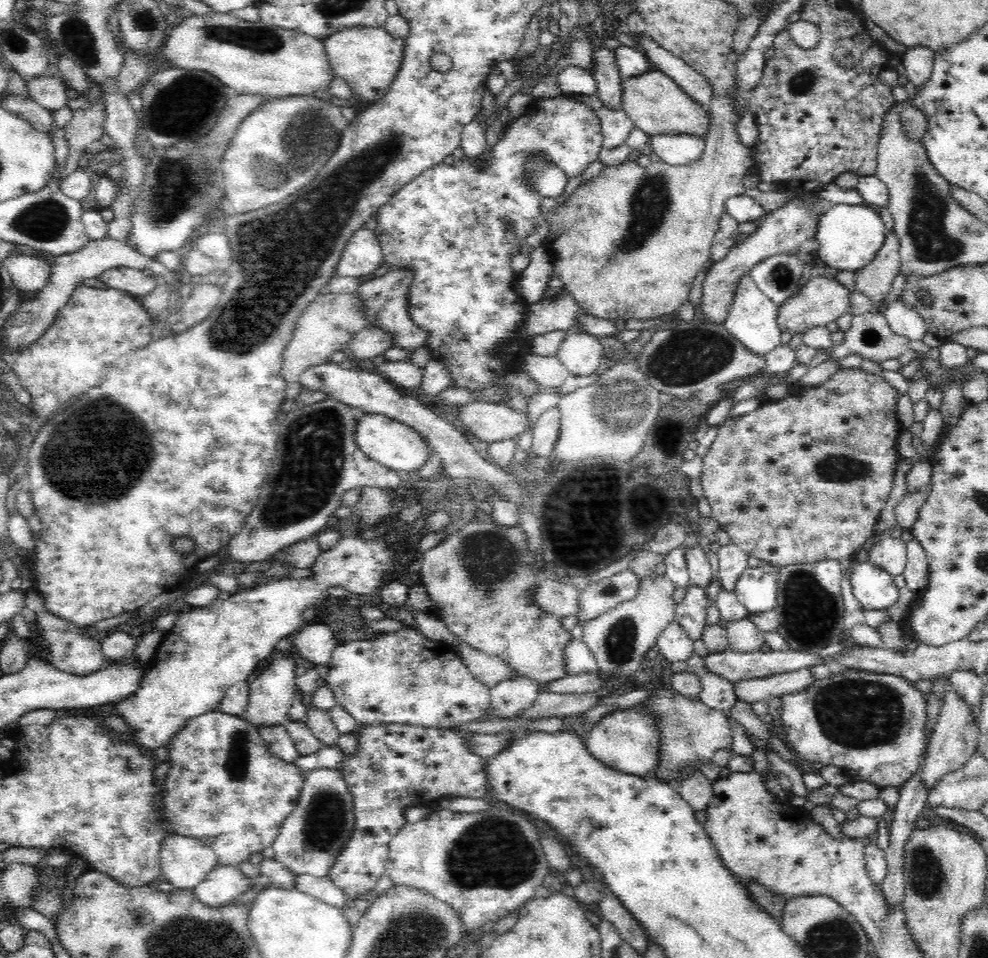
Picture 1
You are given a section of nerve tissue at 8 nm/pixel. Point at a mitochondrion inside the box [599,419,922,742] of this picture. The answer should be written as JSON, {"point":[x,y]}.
{"point":[812,613]}

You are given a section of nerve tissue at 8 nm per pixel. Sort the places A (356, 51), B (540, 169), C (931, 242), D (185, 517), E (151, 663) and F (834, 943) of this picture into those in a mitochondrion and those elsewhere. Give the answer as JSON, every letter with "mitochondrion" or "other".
{"A":"other","B":"mitochondrion","C":"mitochondrion","D":"other","E":"other","F":"mitochondrion"}

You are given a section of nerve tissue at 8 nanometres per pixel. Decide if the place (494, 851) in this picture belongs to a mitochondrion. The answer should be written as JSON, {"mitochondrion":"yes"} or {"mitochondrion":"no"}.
{"mitochondrion":"yes"}

